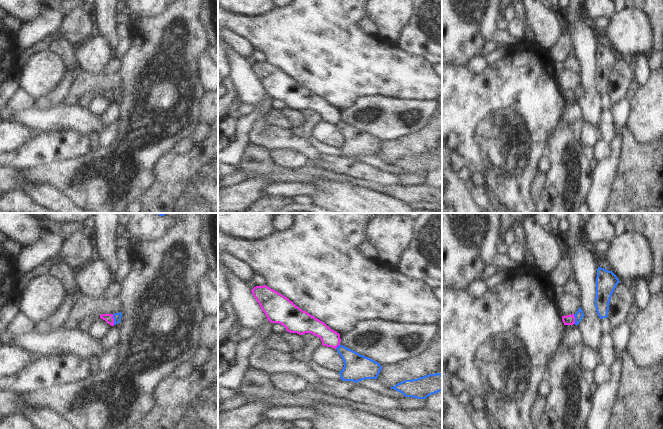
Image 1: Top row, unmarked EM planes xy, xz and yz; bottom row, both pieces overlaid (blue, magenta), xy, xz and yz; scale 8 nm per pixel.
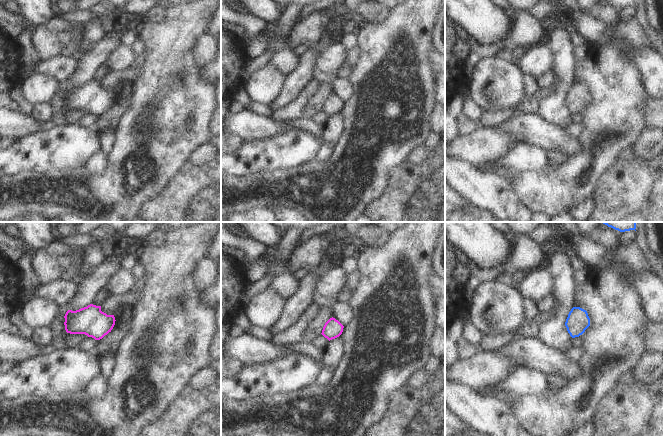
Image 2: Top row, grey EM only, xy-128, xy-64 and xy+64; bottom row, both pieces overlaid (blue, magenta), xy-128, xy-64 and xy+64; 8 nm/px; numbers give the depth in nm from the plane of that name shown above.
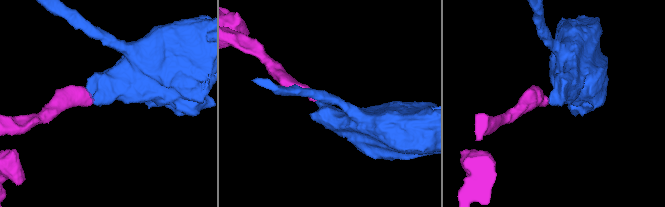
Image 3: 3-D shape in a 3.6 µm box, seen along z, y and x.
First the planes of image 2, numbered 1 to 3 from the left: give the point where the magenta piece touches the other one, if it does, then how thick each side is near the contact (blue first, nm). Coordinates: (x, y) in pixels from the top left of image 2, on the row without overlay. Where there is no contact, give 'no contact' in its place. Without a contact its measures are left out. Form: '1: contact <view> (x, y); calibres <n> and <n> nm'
1: no contact
2: no contact
3: no contact

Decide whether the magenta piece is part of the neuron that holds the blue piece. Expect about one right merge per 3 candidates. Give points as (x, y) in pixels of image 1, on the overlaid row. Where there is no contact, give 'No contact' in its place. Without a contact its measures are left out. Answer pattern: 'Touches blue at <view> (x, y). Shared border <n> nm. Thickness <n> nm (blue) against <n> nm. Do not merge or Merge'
Touches blue at xy (114, 319). Shared border 90 nm. Thickness 60 nm (blue) against 70 nm. Do not merge.

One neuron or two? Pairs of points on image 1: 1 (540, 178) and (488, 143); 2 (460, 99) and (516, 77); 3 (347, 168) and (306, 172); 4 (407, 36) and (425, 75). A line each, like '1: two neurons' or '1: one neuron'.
1: two neurons
2: one neuron
3: two neurons
4: two neurons

